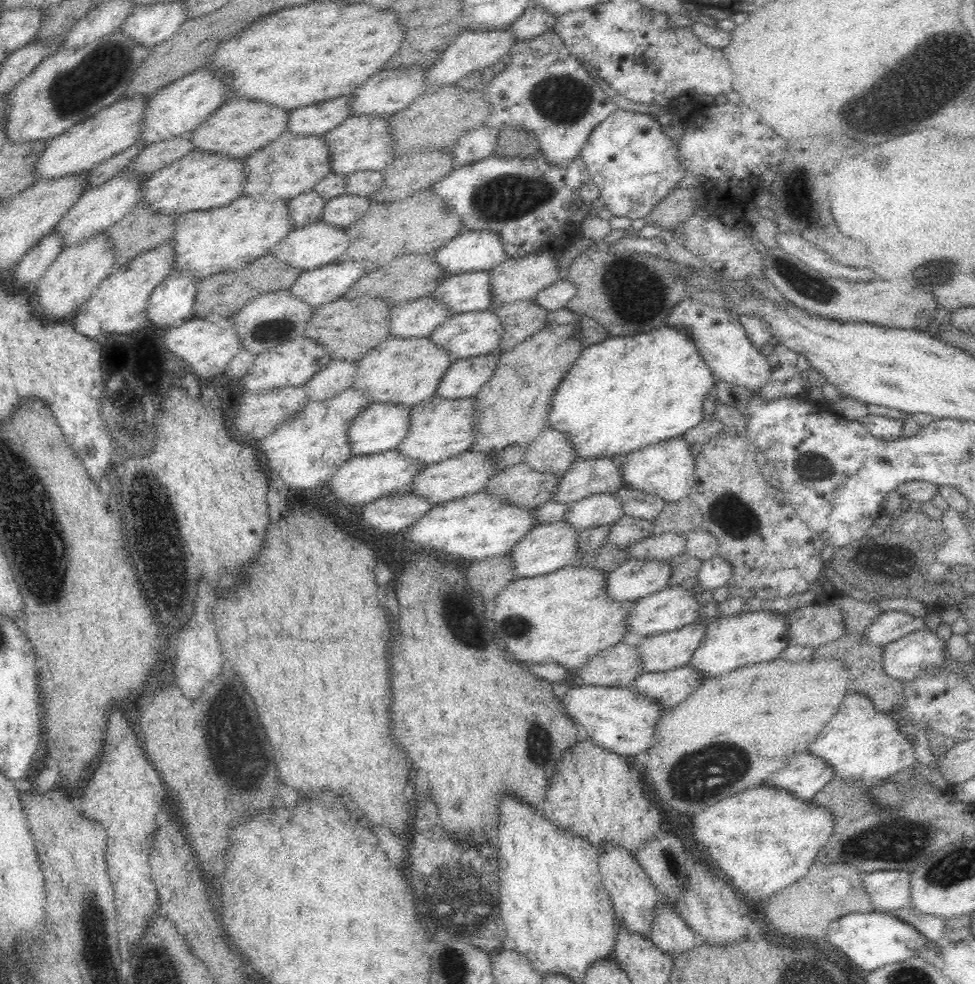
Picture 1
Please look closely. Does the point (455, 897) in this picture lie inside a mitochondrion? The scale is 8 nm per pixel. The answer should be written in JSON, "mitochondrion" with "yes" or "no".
{"mitochondrion":"yes"}

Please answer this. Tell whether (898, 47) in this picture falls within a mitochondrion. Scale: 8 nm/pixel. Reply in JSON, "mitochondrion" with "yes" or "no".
{"mitochondrion":"no"}

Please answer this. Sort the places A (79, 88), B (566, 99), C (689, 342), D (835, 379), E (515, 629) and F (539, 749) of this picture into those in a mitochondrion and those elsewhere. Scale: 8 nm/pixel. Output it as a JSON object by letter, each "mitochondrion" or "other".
{"A":"mitochondrion","B":"mitochondrion","C":"other","D":"other","E":"mitochondrion","F":"mitochondrion"}

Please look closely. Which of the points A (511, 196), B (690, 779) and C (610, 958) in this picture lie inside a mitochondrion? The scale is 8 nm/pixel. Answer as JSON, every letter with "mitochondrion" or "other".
{"A":"mitochondrion","B":"mitochondrion","C":"other"}

